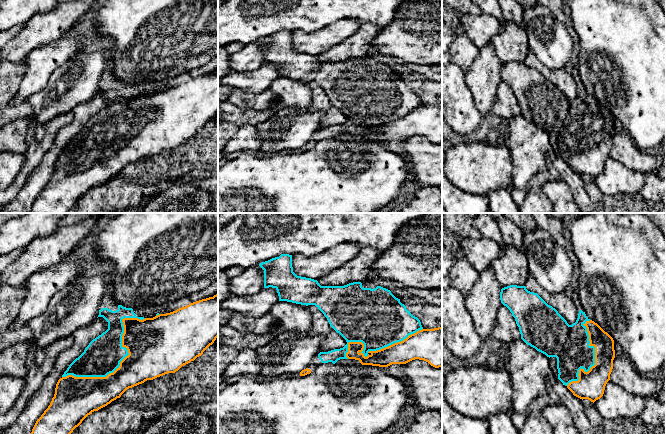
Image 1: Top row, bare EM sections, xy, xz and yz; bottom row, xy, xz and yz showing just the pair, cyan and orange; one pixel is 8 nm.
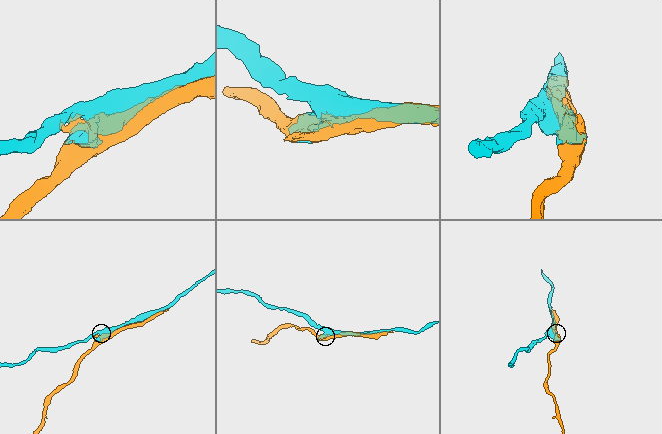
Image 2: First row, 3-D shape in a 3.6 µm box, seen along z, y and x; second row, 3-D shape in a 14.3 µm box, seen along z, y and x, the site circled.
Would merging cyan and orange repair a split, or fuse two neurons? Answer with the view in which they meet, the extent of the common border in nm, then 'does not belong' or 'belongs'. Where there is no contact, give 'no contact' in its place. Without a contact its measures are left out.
xy | 800 nm | does not belong

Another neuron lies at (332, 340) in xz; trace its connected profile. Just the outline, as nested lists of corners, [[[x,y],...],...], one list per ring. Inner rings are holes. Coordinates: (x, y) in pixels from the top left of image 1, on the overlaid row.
[[[308,305],[307,307],[312,314],[310,334],[324,336],[320,343],[320,352],[343,348],[347,344],[346,340],[330,326],[327,318],[318,307],[315,305]]]

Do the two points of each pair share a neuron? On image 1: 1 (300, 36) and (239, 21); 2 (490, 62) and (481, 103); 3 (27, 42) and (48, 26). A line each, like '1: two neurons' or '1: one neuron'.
1: two neurons
2: one neuron
3: one neuron

